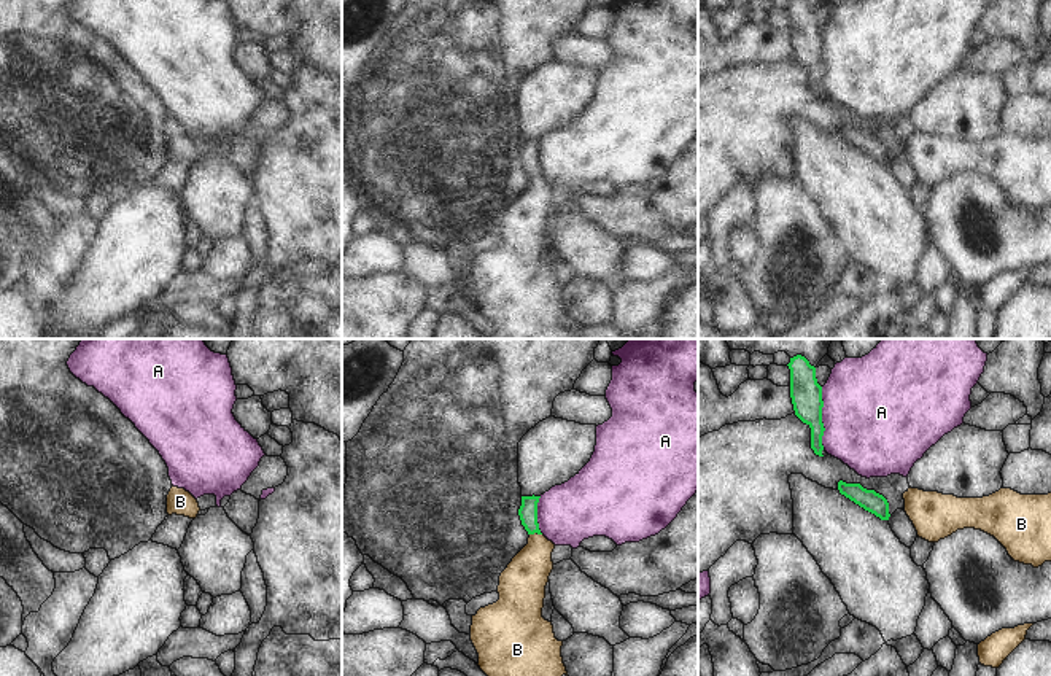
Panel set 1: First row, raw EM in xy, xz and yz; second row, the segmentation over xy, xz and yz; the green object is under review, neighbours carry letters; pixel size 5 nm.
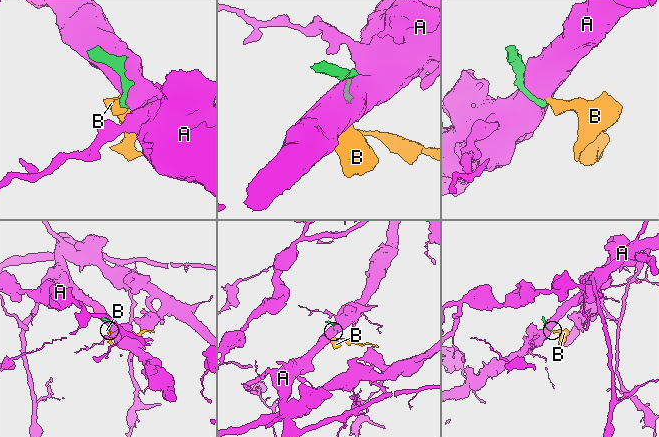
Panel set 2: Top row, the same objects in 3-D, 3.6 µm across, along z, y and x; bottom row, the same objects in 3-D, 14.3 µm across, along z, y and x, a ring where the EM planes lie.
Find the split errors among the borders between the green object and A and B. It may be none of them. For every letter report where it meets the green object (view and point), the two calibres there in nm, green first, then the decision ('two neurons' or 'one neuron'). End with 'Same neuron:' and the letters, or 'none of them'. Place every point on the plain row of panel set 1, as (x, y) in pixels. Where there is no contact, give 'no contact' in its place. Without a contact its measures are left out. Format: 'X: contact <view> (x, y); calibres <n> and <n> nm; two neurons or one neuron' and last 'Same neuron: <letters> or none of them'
A: contact yz (821, 61); calibres 160 and 480 nm; two neurons
B: contact xz (535, 175); calibres 100 and 220 nm; one neuron
Same neuron: B

